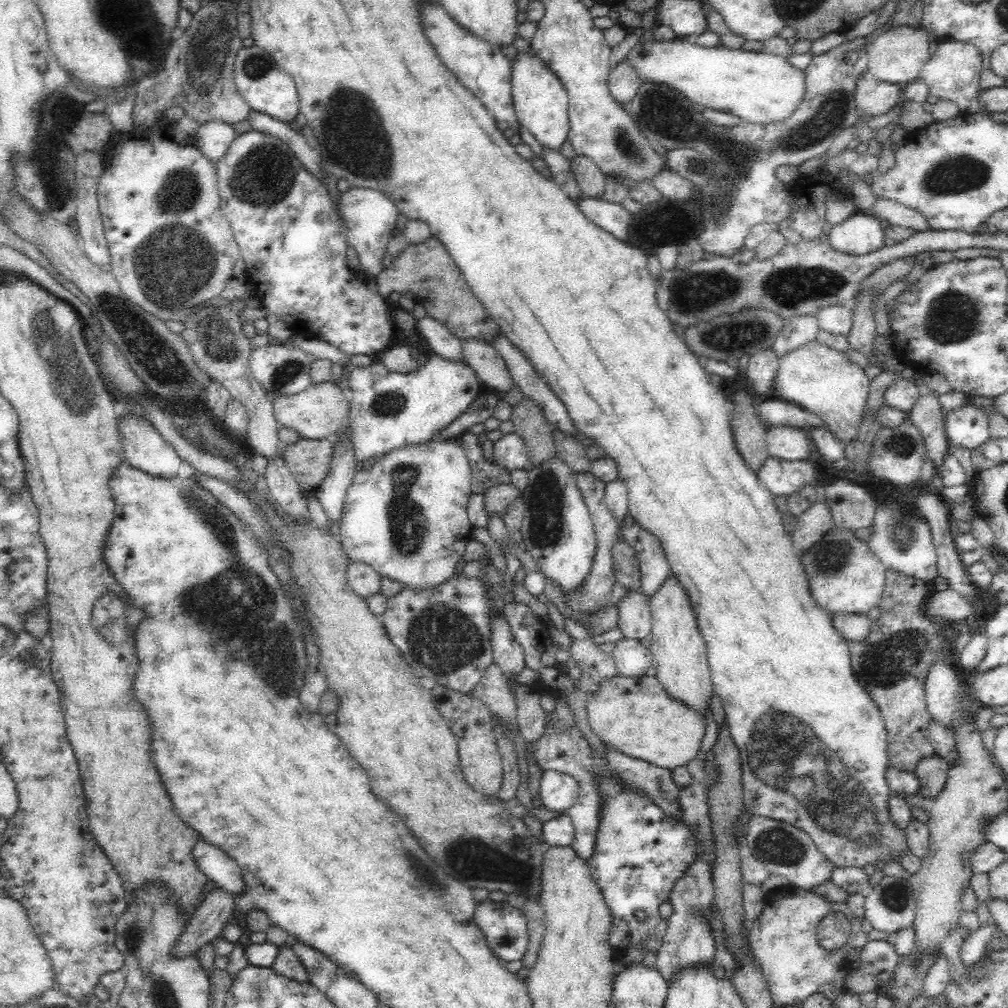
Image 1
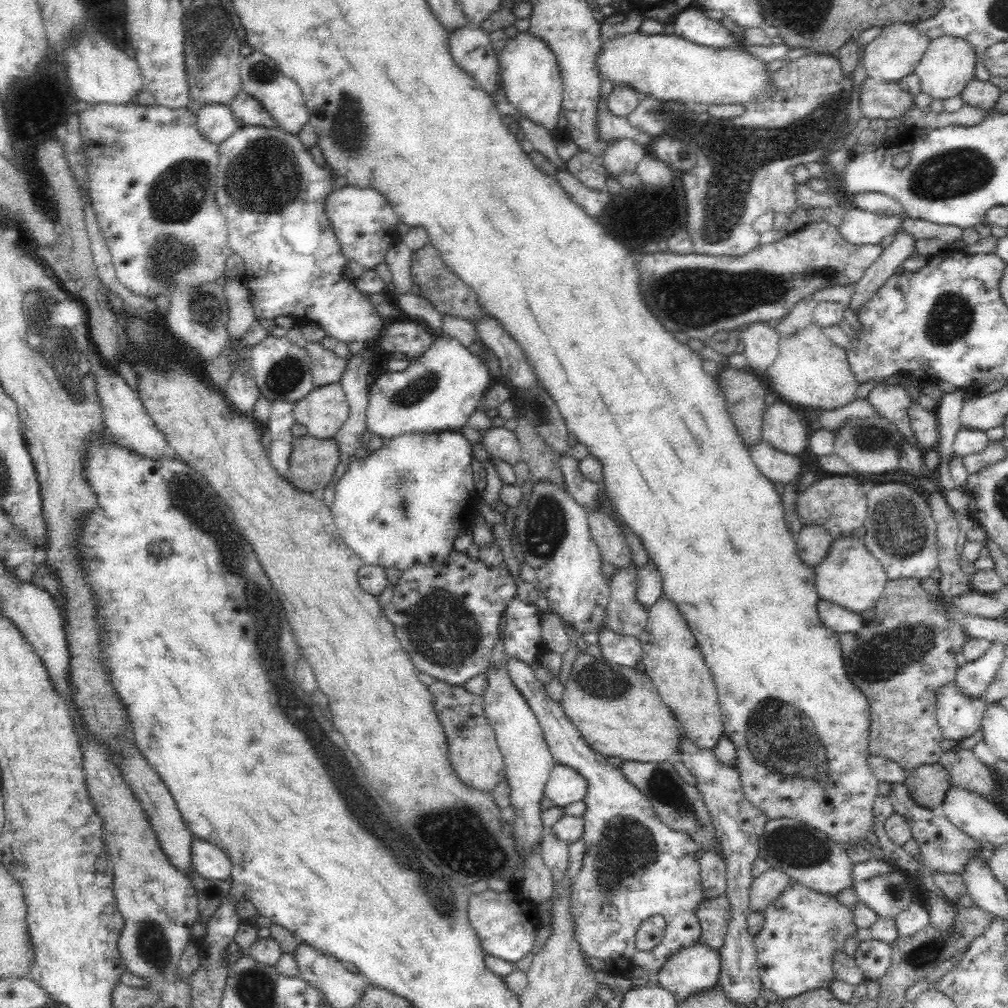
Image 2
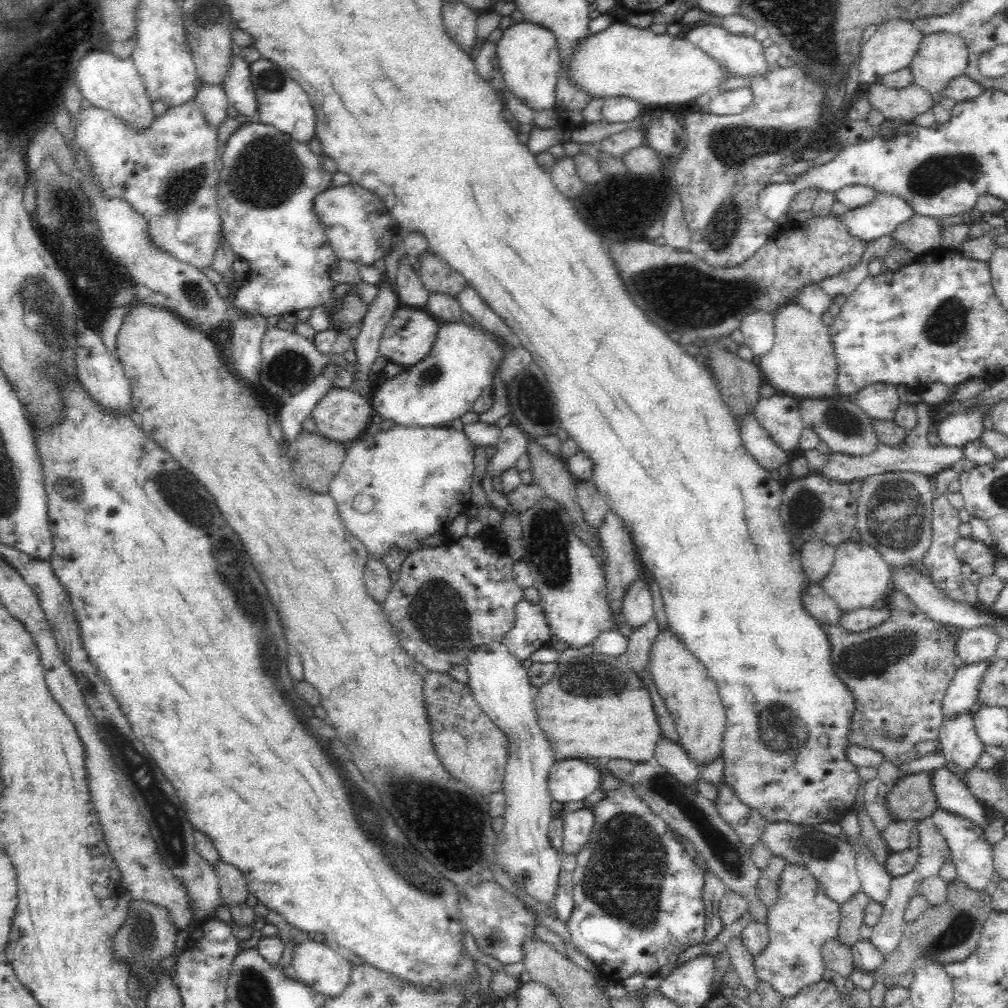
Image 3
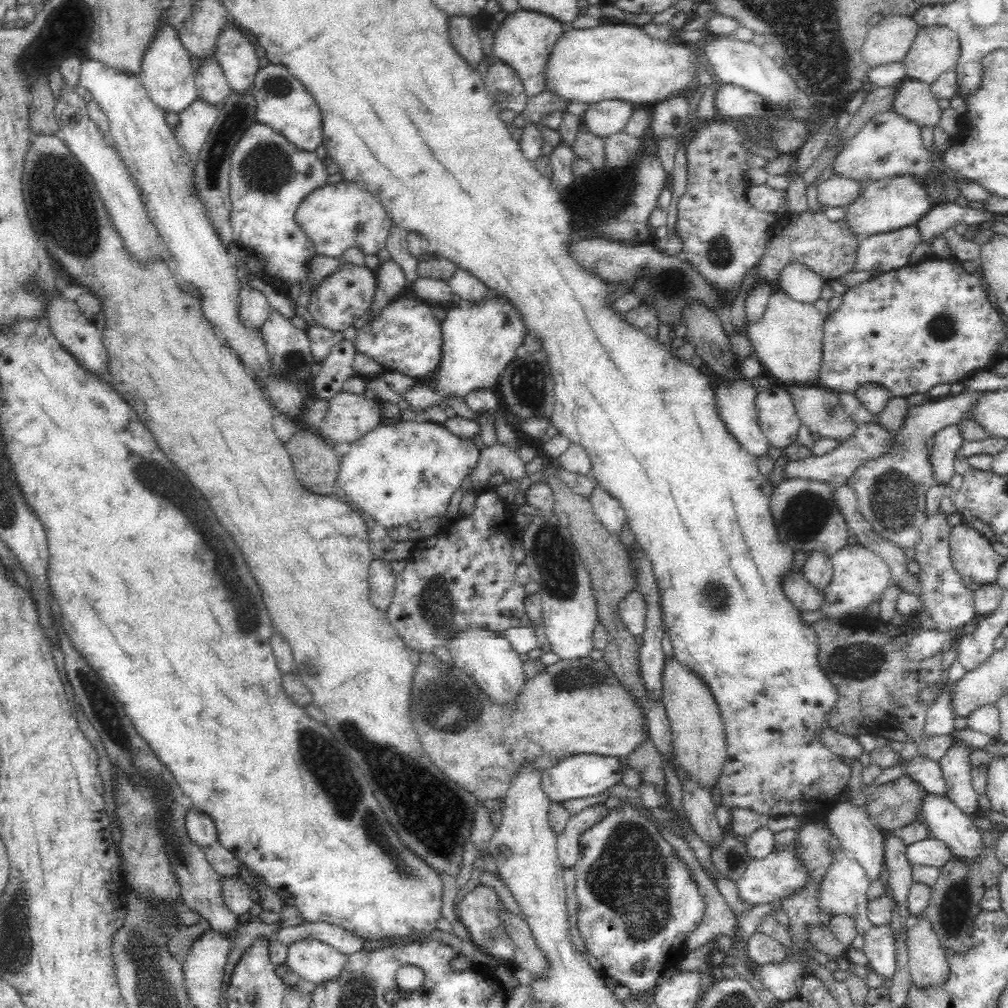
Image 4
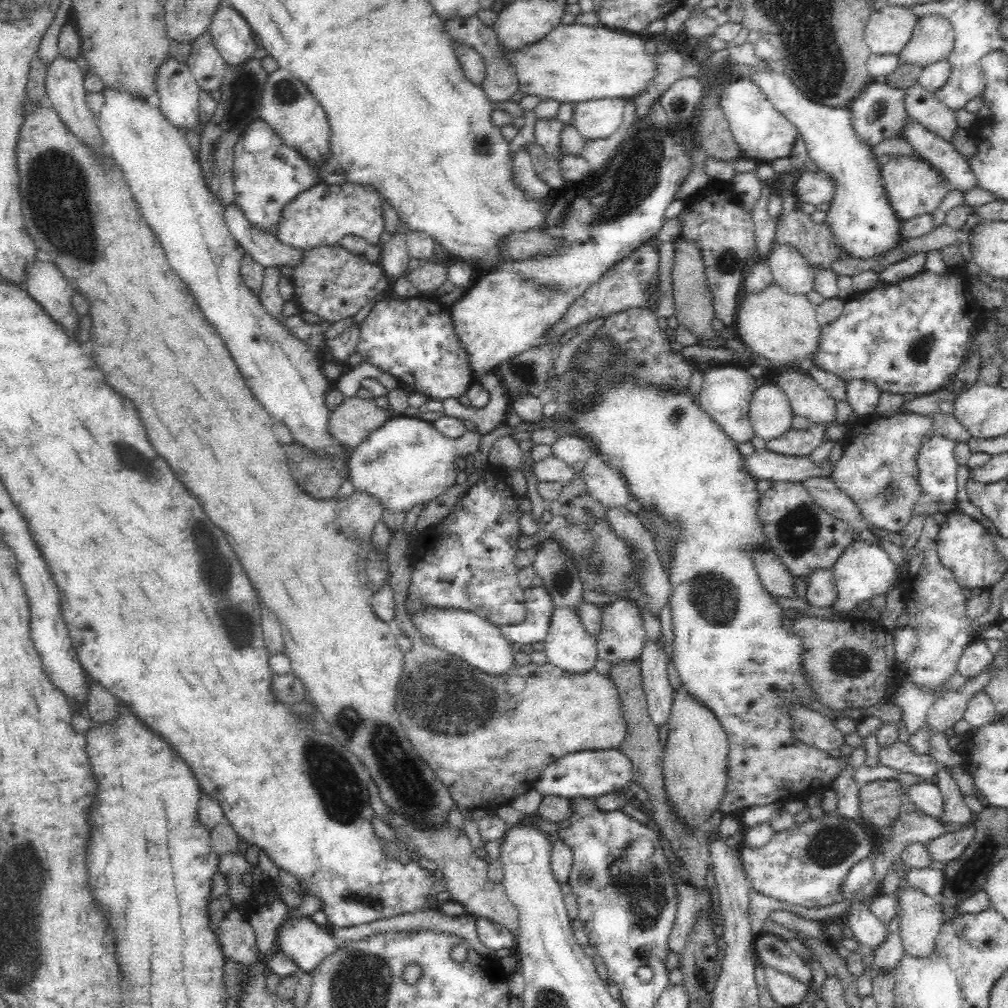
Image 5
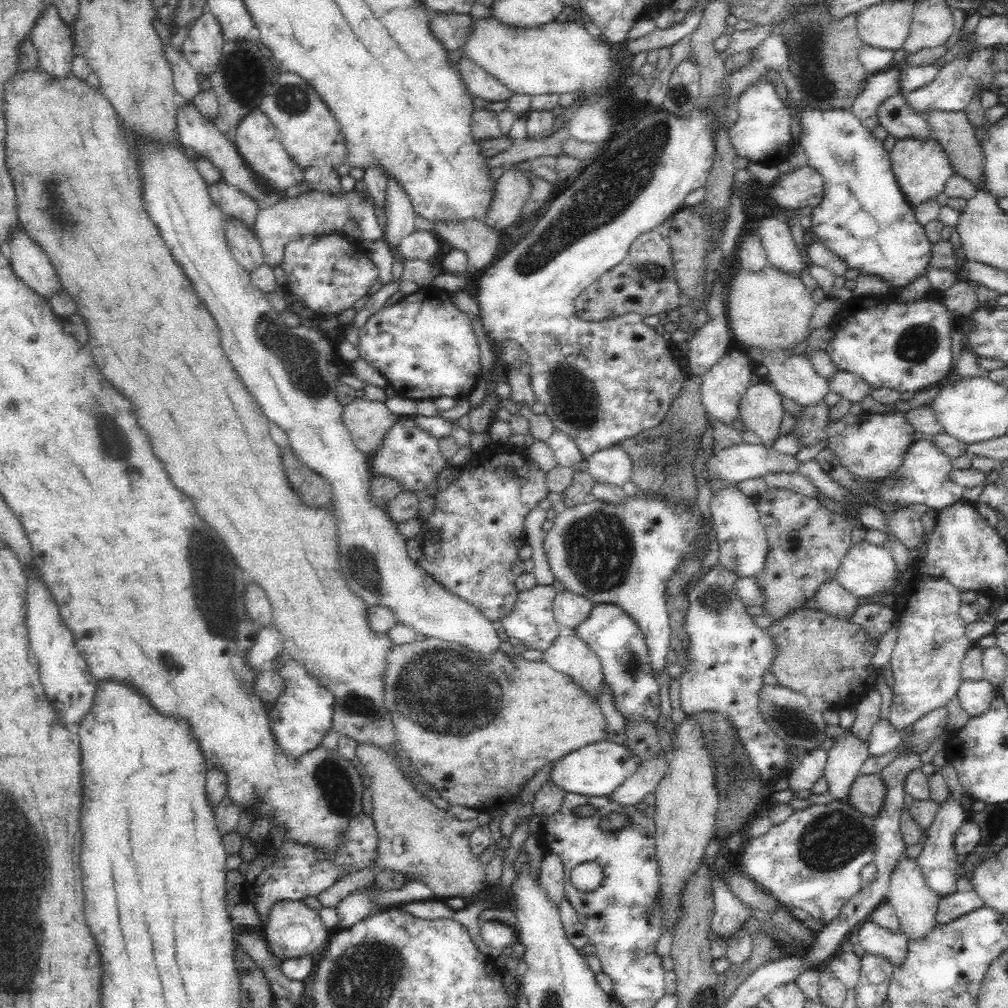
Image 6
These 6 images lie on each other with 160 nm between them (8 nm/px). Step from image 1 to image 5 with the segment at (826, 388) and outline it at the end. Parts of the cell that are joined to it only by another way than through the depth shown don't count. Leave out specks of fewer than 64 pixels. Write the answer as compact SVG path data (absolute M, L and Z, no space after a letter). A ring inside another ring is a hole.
M776 283L768 285L765 291L759 293L743 292L740 296L739 307L735 316L734 329L738 338L750 352L764 356L766 360L774 363L777 368L786 366L788 369L805 370L807 365L812 364L815 352L819 347L821 326L817 321L817 306L810 302L806 295L793 295L784 291Z

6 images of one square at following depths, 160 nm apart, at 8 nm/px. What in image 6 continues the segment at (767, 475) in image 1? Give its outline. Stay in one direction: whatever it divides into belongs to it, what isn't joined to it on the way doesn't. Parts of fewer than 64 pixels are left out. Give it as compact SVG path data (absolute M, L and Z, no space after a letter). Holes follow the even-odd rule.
M732 350L730 354L725 354L717 364L712 366L701 378L700 397L702 405L708 416L716 422L734 428L735 421L740 421L740 404L747 394L751 384L750 380L754 370L754 364L747 353Z

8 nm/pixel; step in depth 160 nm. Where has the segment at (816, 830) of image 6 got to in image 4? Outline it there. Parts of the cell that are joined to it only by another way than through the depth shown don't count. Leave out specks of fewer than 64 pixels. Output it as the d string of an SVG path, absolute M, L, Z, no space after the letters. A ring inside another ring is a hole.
M793 845L786 850L774 849L772 854L764 860L752 860L752 864L748 866L746 874L736 883L738 896L749 905L758 906L760 904L780 902L782 898L797 892L809 882L809 871L801 863L801 860L795 858Z

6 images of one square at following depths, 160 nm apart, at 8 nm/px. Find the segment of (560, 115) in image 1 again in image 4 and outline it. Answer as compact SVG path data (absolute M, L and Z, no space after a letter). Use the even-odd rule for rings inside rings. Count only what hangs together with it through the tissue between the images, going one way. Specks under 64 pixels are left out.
M518 9L513 13L500 23L493 40L493 53L498 61L512 67L529 97L538 96L547 90L545 76L549 56L566 28L550 16L538 12Z

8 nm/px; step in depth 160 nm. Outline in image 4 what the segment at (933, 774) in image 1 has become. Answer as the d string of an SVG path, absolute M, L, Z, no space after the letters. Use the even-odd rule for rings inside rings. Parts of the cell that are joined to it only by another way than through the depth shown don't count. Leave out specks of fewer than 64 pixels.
M903 775L868 793L865 806L876 825L887 833L916 821L927 794L910 775Z

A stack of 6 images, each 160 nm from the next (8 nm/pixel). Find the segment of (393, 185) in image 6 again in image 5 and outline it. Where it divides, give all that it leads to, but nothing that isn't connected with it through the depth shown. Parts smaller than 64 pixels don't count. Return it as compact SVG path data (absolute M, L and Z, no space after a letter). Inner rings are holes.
M400 225L399 233L394 233L381 247L381 258L378 262L384 274L392 282L408 274L408 263L411 259L406 248L406 236L409 230L406 225Z

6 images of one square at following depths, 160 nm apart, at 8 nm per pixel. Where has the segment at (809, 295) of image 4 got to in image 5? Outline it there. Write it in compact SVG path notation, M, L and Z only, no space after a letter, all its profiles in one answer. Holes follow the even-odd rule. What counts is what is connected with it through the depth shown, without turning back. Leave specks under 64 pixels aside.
M773 244L767 263L773 282L793 295L806 295L815 290L815 269L809 259L794 247Z

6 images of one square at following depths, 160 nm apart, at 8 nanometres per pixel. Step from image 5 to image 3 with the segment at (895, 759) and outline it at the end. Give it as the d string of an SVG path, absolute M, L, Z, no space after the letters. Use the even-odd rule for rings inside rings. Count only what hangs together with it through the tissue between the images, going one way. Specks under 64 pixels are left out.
M946 767L931 770L931 779L934 792L936 793L937 806L940 809L956 816L966 818L974 825L980 826L982 830L985 830L987 824L990 823L990 813L988 815L988 807L984 805L984 802L976 798L971 790L966 786L964 780L960 780L951 770Z

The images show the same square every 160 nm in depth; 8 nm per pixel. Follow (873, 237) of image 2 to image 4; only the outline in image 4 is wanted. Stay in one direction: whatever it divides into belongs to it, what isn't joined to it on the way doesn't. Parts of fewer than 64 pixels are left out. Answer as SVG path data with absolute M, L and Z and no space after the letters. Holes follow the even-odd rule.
M902 175L866 183L860 196L852 204L845 206L843 211L848 228L863 238L914 225L916 220L920 220L933 207L930 197L926 195L924 183L920 183L910 175Z

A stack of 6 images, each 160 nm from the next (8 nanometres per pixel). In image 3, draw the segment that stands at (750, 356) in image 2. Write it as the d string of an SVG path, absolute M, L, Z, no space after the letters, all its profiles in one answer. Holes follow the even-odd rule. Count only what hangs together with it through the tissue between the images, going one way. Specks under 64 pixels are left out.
M764 311L747 314L739 326L744 344L752 351L756 361L770 352L775 341L774 315Z

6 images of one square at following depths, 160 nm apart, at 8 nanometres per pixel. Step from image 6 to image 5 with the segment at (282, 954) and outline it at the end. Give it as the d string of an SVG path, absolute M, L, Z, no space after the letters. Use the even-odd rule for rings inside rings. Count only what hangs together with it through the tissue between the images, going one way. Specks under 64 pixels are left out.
M306 916L285 918L277 932L277 943L302 973L315 971L340 948L326 926L316 925Z

